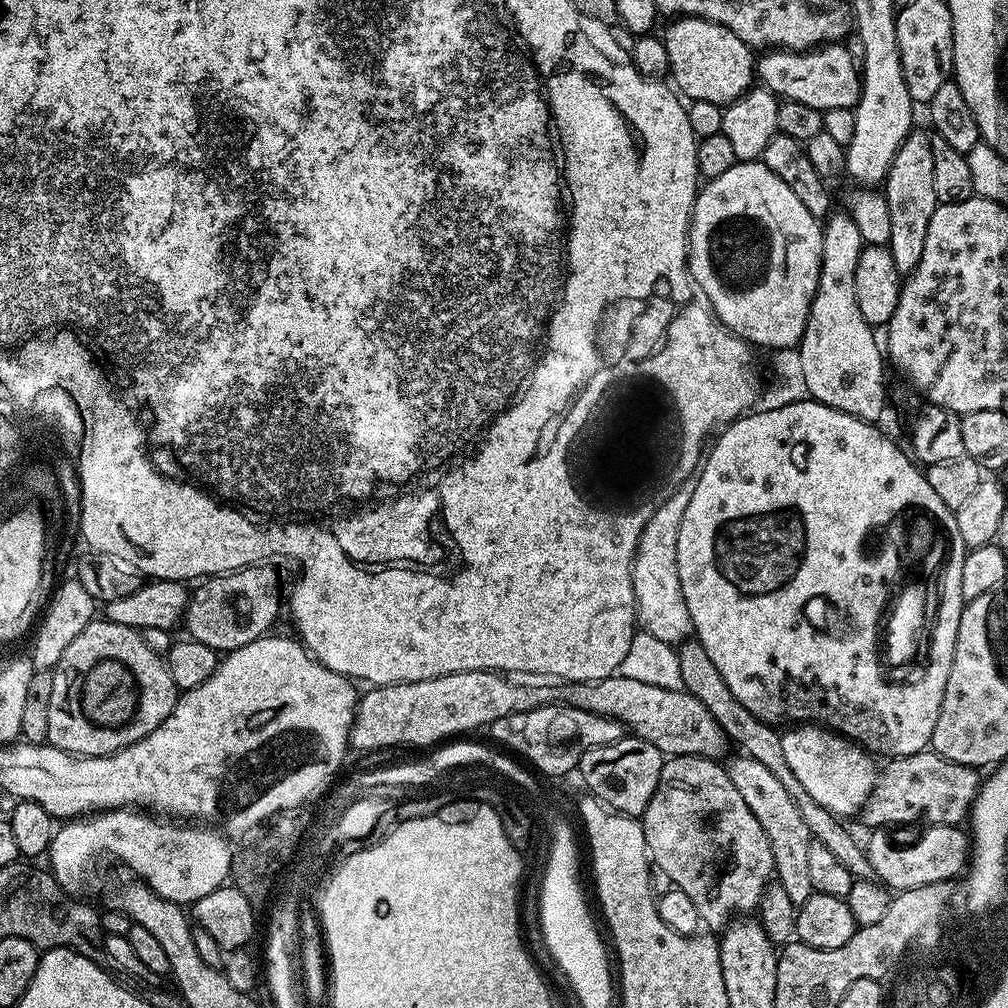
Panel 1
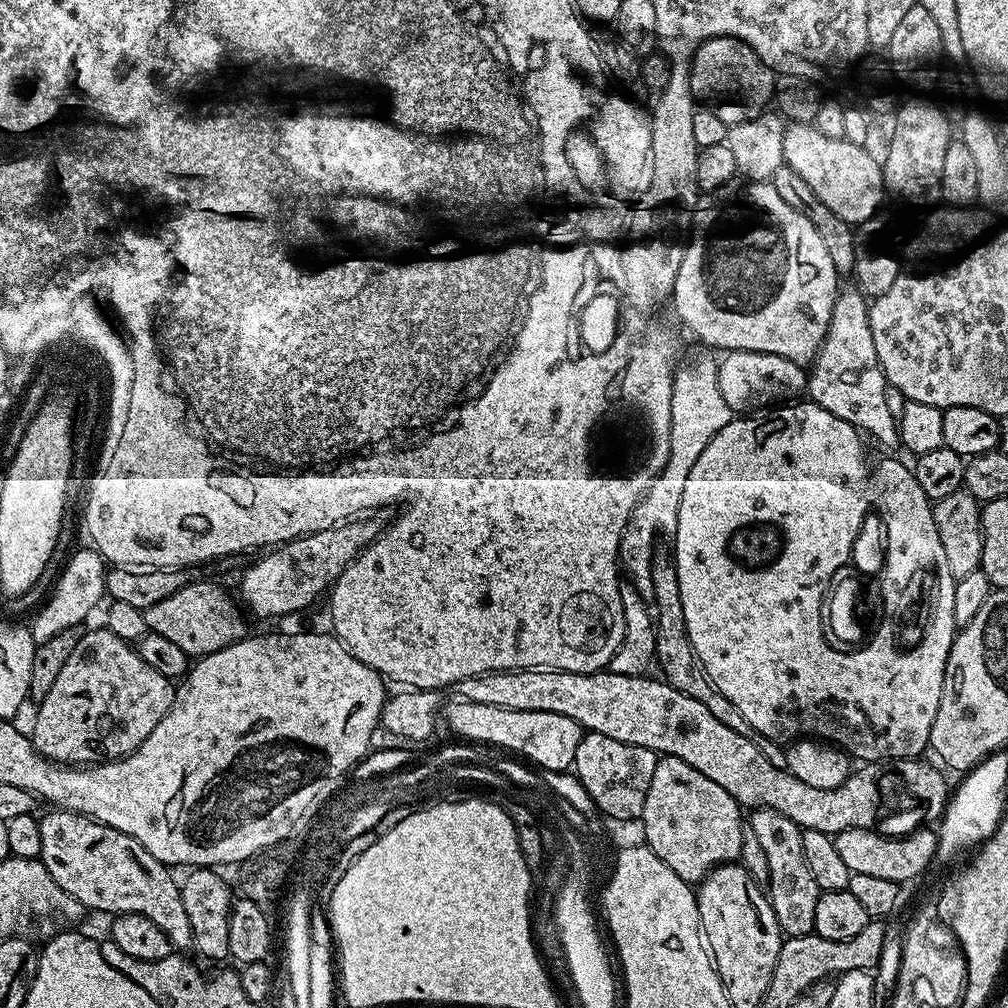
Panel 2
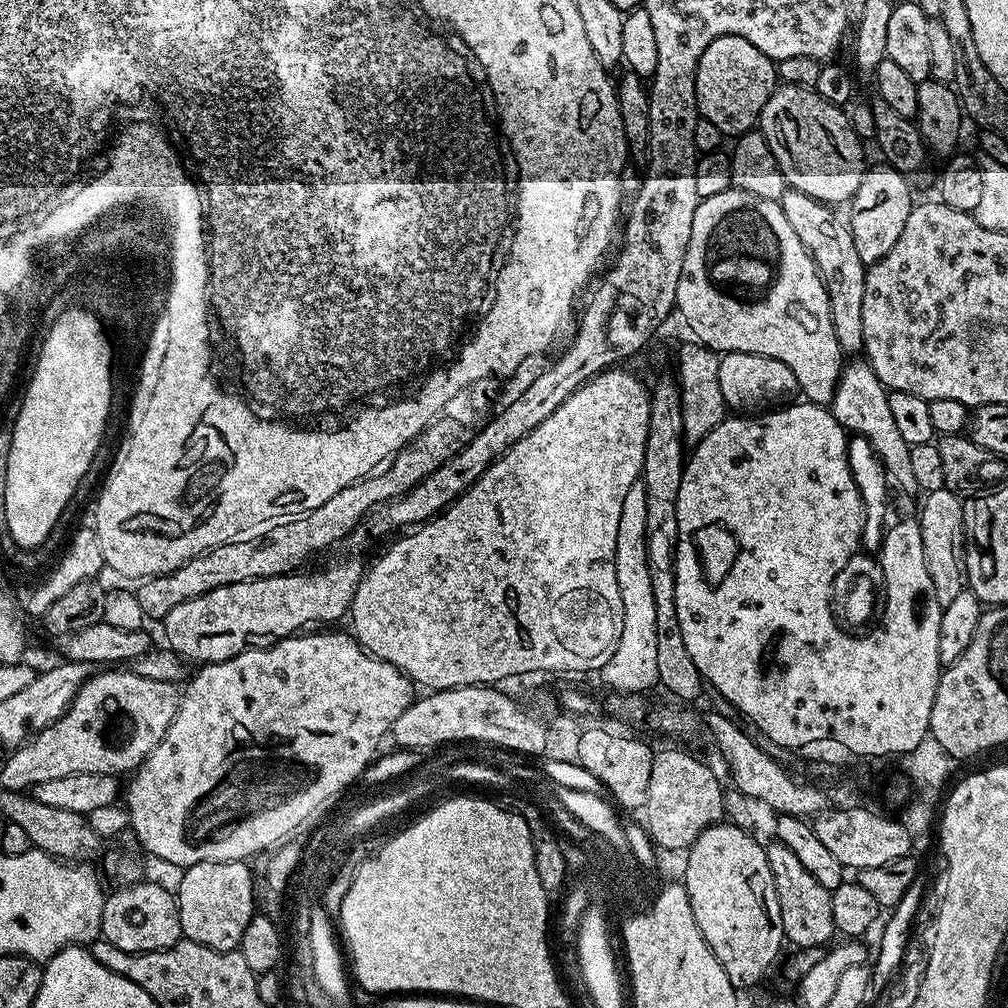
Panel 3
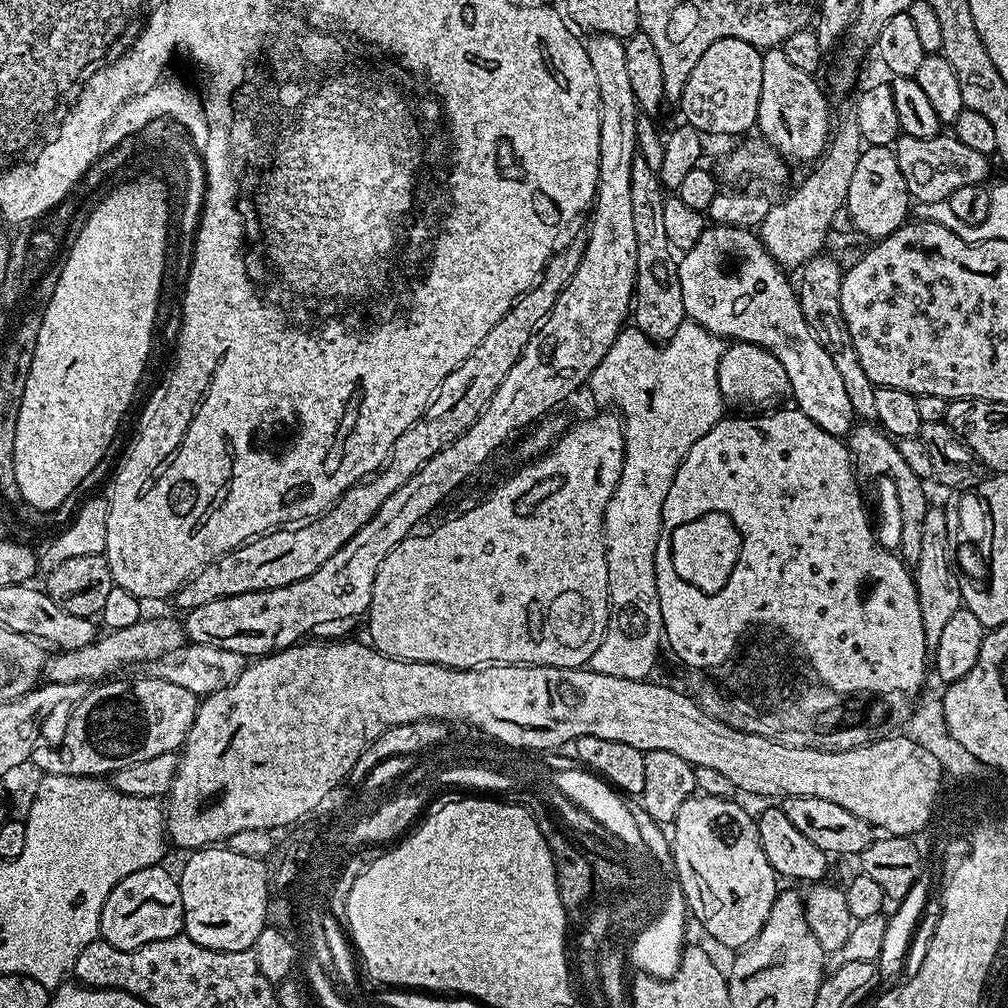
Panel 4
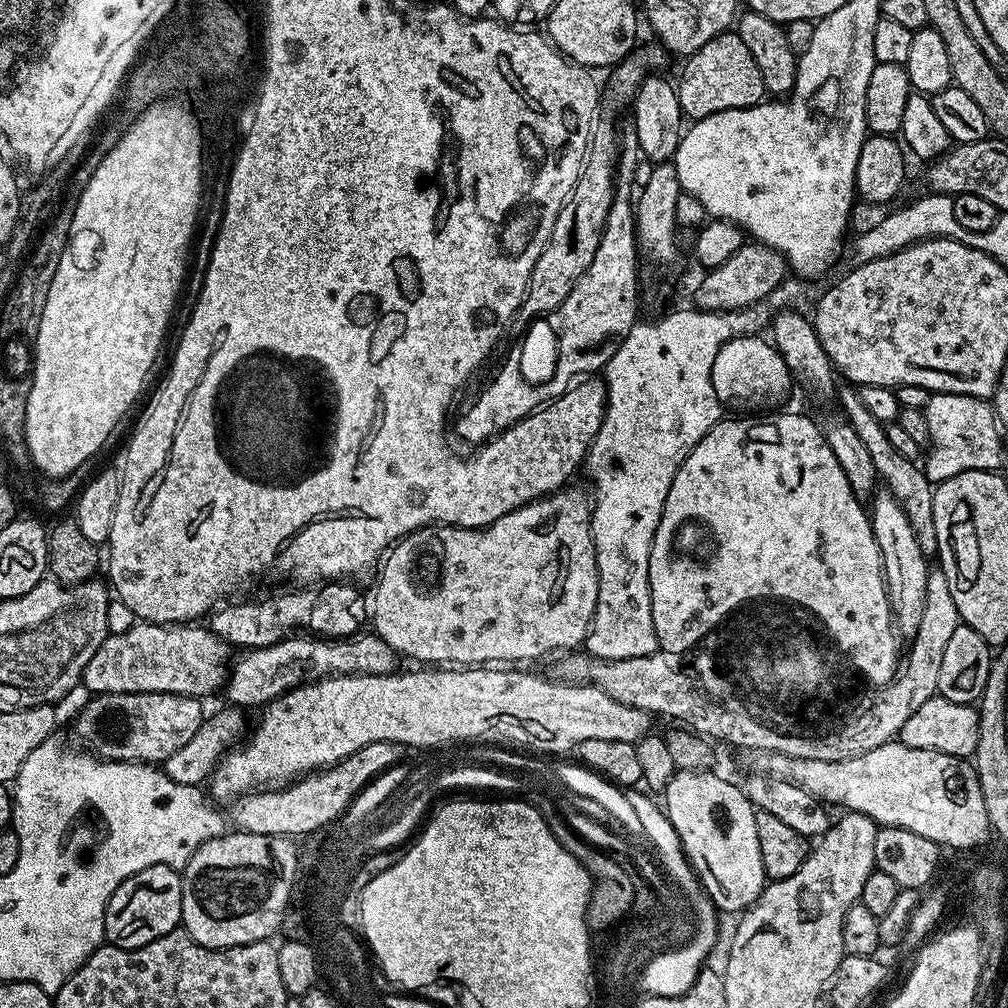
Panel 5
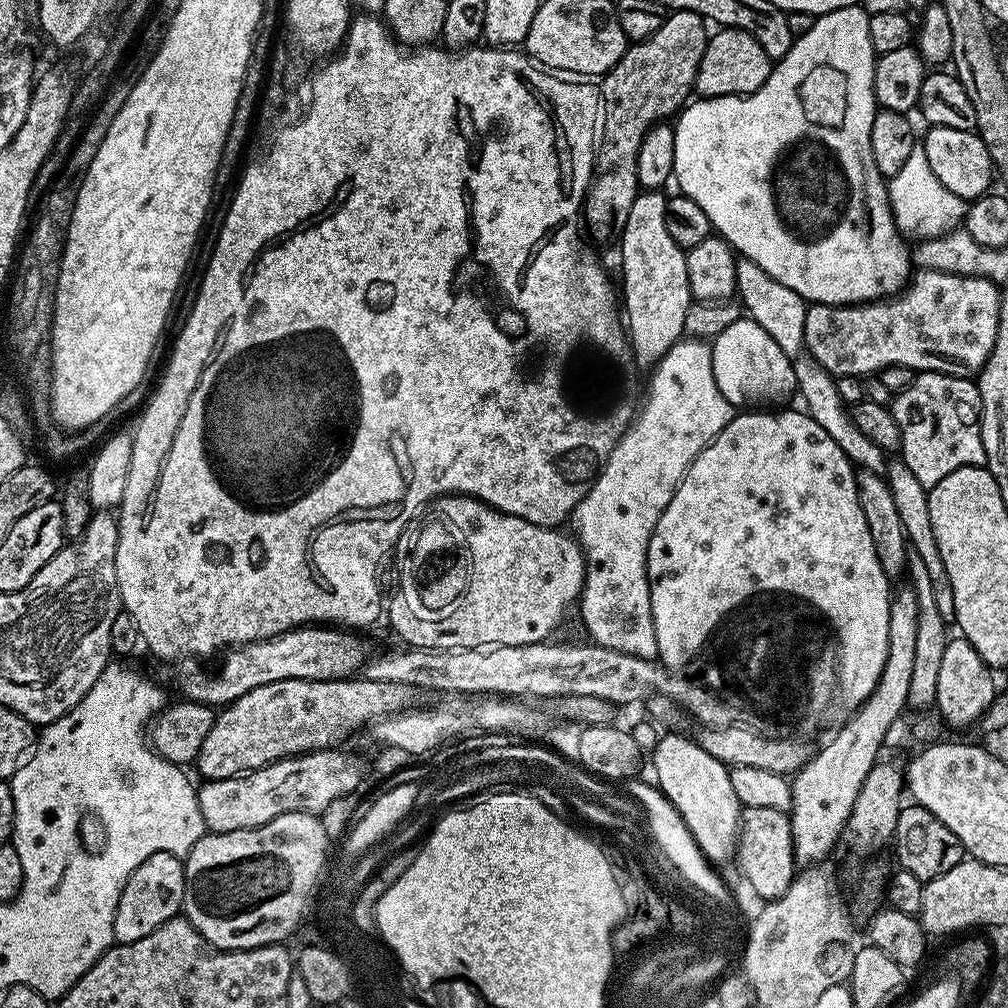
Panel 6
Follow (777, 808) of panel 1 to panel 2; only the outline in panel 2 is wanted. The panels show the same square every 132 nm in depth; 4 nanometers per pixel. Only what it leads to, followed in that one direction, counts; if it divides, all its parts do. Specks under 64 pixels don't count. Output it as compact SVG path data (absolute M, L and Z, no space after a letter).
M757 808L751 816L750 824L767 855L769 878L766 891L781 933L785 937L813 935L812 927L821 890L818 882L814 882L814 874L810 874L810 866L806 866L806 854L802 854L805 833L794 822L790 822L786 814L780 814L773 808Z

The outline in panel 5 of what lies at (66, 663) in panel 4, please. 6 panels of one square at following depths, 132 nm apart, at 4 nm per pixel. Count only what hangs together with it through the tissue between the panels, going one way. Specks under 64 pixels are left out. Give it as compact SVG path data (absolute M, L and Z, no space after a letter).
M137 622L132 628L126 630L125 633L109 634L102 642L102 646L98 646L98 650L94 650L94 658L90 658L90 662L84 667L83 687L89 688L89 693L99 694L101 692L169 692L170 694L178 694L179 696L195 696L197 698L205 698L211 692L219 693L223 689L230 671L230 645L222 638L218 638L213 634L211 627L204 626L196 622L186 624L146 624Z

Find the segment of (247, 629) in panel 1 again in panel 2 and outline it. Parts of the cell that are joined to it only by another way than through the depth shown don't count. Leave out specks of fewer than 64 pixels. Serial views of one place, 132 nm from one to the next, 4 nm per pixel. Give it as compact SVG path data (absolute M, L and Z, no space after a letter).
M380 514L349 518L332 528L297 536L295 540L265 551L265 556L257 564L245 570L240 580L239 603L260 620L267 616L288 616L291 612L310 607L323 592L325 595L331 589L336 579L356 561L356 557L379 538L386 527L386 520L376 515Z

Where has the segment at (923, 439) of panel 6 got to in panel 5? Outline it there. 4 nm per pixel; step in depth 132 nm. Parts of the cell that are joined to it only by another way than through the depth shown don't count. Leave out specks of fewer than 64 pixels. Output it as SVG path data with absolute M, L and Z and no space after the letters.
M937 392L929 395L924 417L928 420L928 445L922 467L933 486L970 470L995 472L1001 467L1002 429L1000 421L996 419L995 407L987 399L953 392Z

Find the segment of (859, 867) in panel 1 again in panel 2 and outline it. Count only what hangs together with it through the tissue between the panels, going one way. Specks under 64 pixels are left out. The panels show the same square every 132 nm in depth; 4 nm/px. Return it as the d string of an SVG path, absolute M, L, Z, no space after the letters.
M658 550L652 555L652 594L650 598L654 603L654 627L656 629L655 663L658 668L660 664L662 672L660 674L664 683L674 686L674 690L682 690L682 694L686 694L690 698L698 698L698 702L702 702L702 706L706 706L706 710L710 710L710 714L714 714L714 718L718 718L718 722L726 722L726 726L730 726L730 730L738 730L738 734L742 734L742 738L750 738L750 742L754 742L754 746L758 746L758 750L762 750L762 754L766 754L766 758L770 758L770 762L774 762L774 766L787 768L788 753L785 745L779 740L766 738L766 734L754 730L754 726L750 726L750 722L746 722L746 718L742 718L742 714L738 714L738 706L734 706L734 702L730 702L730 698L723 696L712 684L712 679L704 673L700 659L696 657L696 651L690 642L690 634L686 630L686 613L682 610L682 594L678 594L678 574L671 551Z

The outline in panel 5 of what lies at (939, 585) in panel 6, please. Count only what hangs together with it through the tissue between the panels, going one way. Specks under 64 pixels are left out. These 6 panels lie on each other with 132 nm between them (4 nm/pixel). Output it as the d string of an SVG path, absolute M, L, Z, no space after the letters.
M844 382L839 385L840 408L845 420L850 426L854 426L854 434L866 445L866 451L870 458L874 458L874 470L882 481L883 487L906 510L906 518L910 518L910 526L914 526L914 534L918 537L918 546L922 546L925 556L932 558L938 550L938 533L934 530L934 486L926 478L923 467L916 460L902 458L898 450L894 450L894 442L890 442L886 425L878 422L870 410L866 410L859 391L851 383Z

